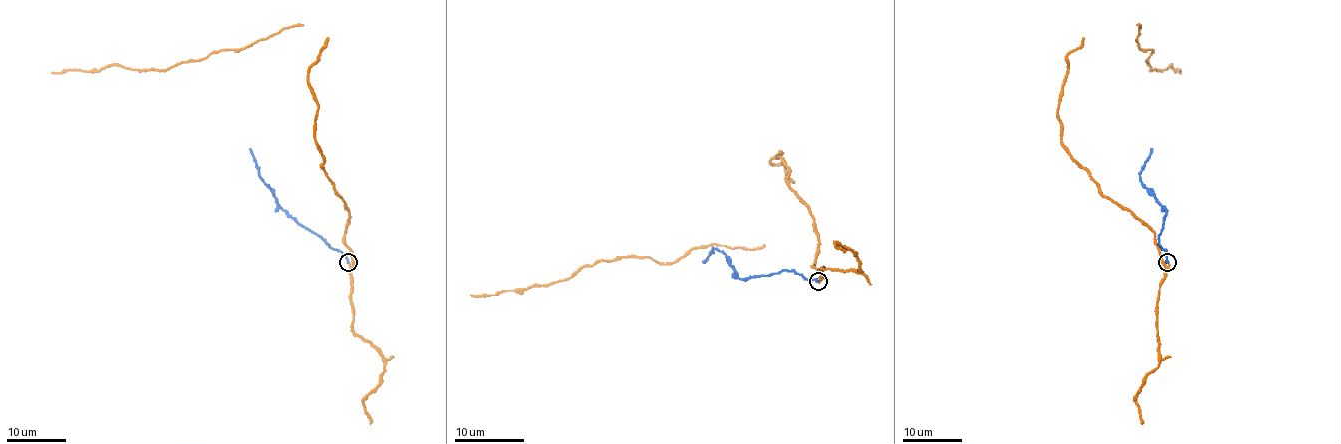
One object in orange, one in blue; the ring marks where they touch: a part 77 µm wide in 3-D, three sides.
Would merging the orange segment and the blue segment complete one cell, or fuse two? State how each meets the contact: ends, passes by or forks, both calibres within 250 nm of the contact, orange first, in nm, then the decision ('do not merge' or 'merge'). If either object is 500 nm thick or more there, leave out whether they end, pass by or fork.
orange ends | blue ends | 130/220 nm | merge

